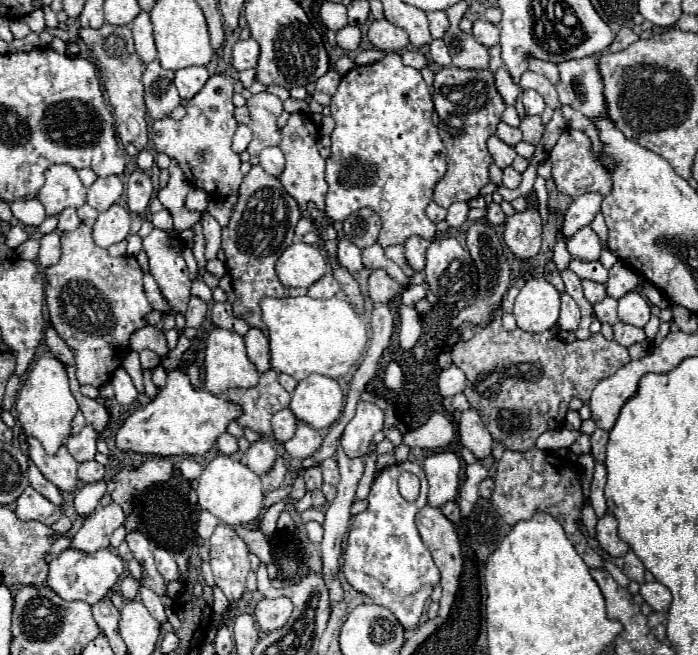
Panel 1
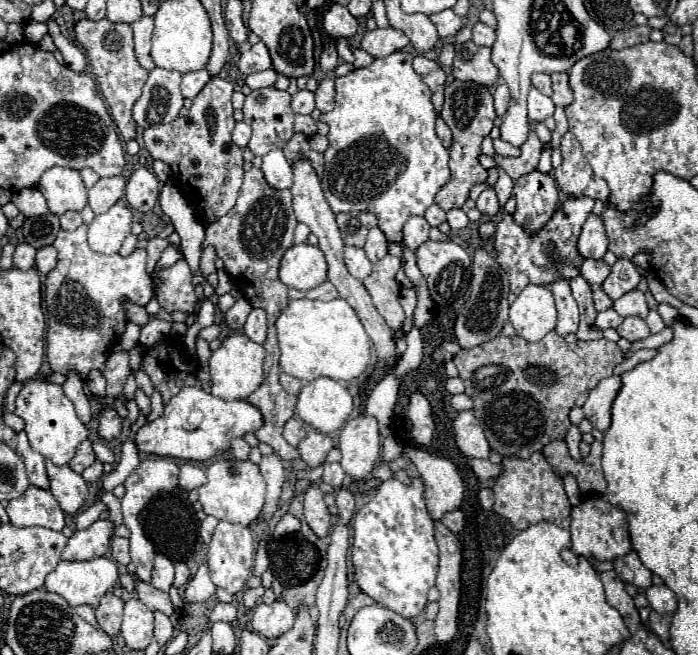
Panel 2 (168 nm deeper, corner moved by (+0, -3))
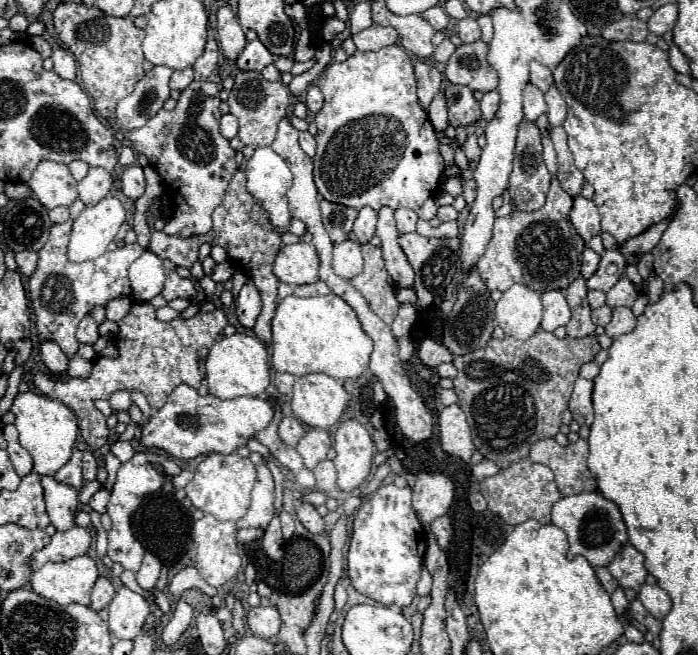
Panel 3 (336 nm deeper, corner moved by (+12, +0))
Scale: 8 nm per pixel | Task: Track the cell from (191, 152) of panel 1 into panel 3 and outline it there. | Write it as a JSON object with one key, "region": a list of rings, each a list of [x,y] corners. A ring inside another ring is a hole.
{"region":[[[208,80],[192,82],[188,88],[184,88],[184,92],[180,92],[180,98],[178,98],[174,110],[168,112],[162,108],[142,128],[128,132],[128,140],[132,142],[132,148],[136,152],[148,156],[150,166],[156,168],[156,172],[162,176],[162,180],[166,184],[166,198],[170,200],[172,216],[168,218],[164,232],[170,236],[190,238],[190,236],[206,234],[212,228],[212,212],[222,202],[226,186],[228,186],[230,178],[234,176],[234,172],[238,170],[236,162],[234,162],[234,150],[230,148],[228,140],[220,134],[220,128],[218,128],[218,122],[222,116],[218,110],[218,106],[221,104],[218,94],[220,94],[220,88],[214,82],[208,82]]]}

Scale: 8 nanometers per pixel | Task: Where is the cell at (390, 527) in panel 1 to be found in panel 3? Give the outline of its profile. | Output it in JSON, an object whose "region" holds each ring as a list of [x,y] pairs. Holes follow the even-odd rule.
{"region":[[[394,484],[380,486],[354,516],[354,532],[346,556],[352,586],[386,606],[408,606],[416,596],[416,582],[426,554],[426,532],[412,510],[412,490]]]}

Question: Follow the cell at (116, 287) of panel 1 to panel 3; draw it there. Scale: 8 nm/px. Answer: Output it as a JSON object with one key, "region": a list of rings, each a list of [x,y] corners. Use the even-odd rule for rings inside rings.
{"region":[[[72,220],[52,226],[50,240],[38,252],[38,266],[28,282],[40,340],[54,340],[68,358],[72,358],[78,350],[78,340],[74,338],[74,334],[80,320],[96,304],[106,306],[114,298],[130,296],[132,290],[130,290],[130,280],[128,280],[128,266],[144,252],[140,244],[128,244],[128,246],[116,248],[114,252],[106,252],[98,260],[72,264],[66,258],[70,232],[72,232]]]}

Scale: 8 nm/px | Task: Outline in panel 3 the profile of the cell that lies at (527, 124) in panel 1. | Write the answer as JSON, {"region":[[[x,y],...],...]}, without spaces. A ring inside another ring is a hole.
{"region":[[[470,134],[468,138],[466,138],[466,142],[462,144],[462,150],[464,150],[464,154],[466,154],[466,158],[468,160],[478,160],[480,158],[480,148],[478,148],[478,144],[476,144],[476,134]]]}

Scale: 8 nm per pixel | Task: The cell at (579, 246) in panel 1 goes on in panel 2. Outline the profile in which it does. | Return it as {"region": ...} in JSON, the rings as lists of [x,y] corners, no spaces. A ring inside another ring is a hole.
{"region":[[[590,215],[578,237],[578,251],[584,259],[602,259],[608,251],[608,237],[602,225],[602,219]]]}

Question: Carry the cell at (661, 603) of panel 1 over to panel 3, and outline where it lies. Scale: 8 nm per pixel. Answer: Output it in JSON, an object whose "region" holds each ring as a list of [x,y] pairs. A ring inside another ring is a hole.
{"region":[[[644,584],[638,592],[638,600],[644,604],[644,608],[658,620],[662,620],[670,608],[672,608],[672,600],[668,596],[666,590],[662,590],[660,586],[650,586],[650,584]]]}

